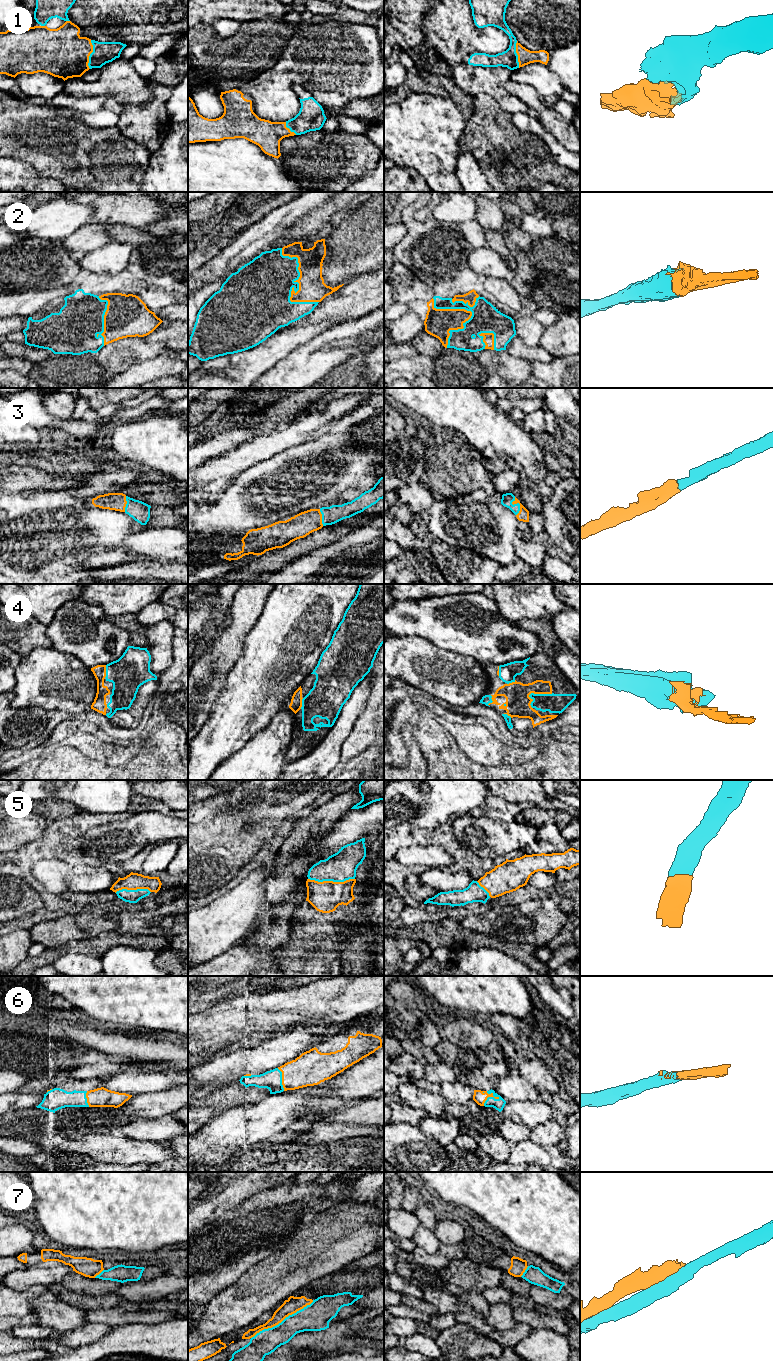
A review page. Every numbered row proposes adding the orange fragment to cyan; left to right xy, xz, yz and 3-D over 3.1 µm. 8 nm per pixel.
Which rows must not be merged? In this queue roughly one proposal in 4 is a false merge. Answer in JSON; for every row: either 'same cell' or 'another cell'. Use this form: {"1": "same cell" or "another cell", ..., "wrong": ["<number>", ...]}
{"1": "same cell", "2": "same cell", "3": "same cell", "4": "same cell", "5": "same cell", "6": "same cell", "7": "another cell", "wrong": ["7"]}

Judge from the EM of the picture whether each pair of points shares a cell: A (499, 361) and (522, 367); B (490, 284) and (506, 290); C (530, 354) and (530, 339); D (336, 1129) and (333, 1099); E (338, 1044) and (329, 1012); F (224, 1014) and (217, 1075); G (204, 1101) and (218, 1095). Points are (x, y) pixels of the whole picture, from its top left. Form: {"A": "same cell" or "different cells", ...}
{"A": "same cell", "B": "same cell", "C": "different cells", "D": "different cells", "E": "different cells", "F": "different cells", "G": "same cell"}

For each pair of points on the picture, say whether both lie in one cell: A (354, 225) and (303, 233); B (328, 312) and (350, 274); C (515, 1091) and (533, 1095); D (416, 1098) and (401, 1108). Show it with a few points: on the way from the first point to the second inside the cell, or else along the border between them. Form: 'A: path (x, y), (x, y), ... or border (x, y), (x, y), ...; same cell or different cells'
A: border (331, 231), (324, 238); different cells
B: border (367, 274), (356, 276), (344, 284); different cells
C: path (519, 1091), (529, 1092); same cell
D: border (396, 1094), (406, 1104), (421, 1108), (427, 1113); different cells

